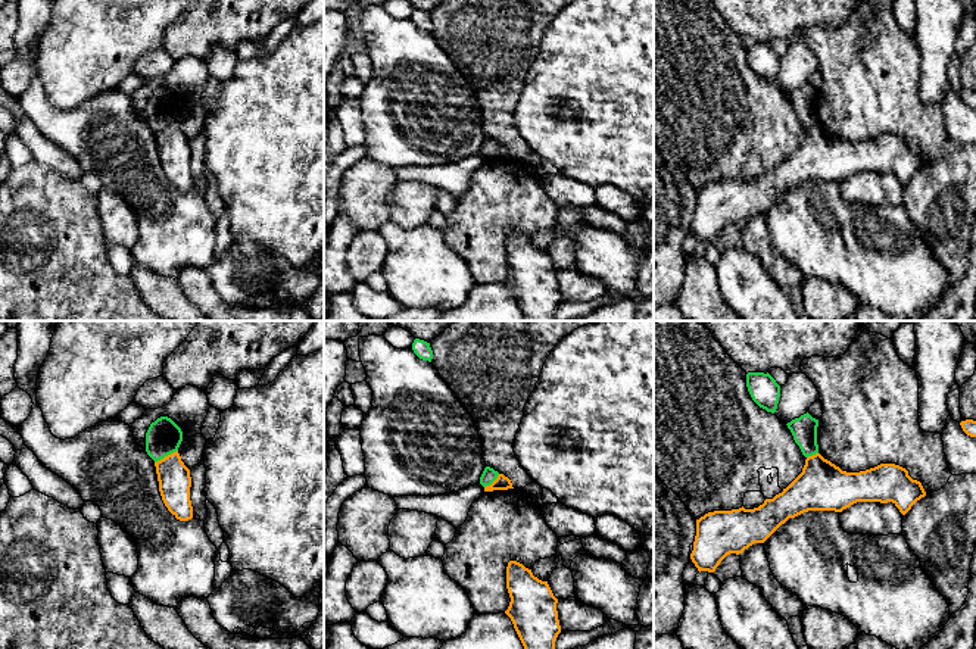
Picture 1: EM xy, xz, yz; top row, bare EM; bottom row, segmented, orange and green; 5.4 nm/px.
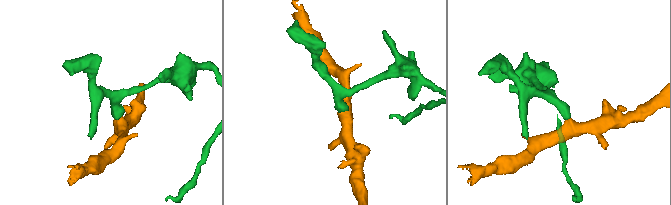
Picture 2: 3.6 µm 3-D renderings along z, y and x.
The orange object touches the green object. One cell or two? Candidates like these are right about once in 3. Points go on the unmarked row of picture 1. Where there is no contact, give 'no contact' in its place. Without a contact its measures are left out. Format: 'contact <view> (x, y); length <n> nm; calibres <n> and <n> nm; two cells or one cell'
contact xy (165, 127); length 150 nm; calibres 180 and 190 nm; one cell

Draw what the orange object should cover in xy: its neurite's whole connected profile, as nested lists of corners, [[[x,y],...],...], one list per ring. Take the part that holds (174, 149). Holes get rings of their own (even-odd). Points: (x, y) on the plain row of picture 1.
[[[168,87],[158,88],[146,103],[146,122],[155,131],[162,171],[177,190],[188,191],[191,147],[178,124],[181,112],[181,99]]]

